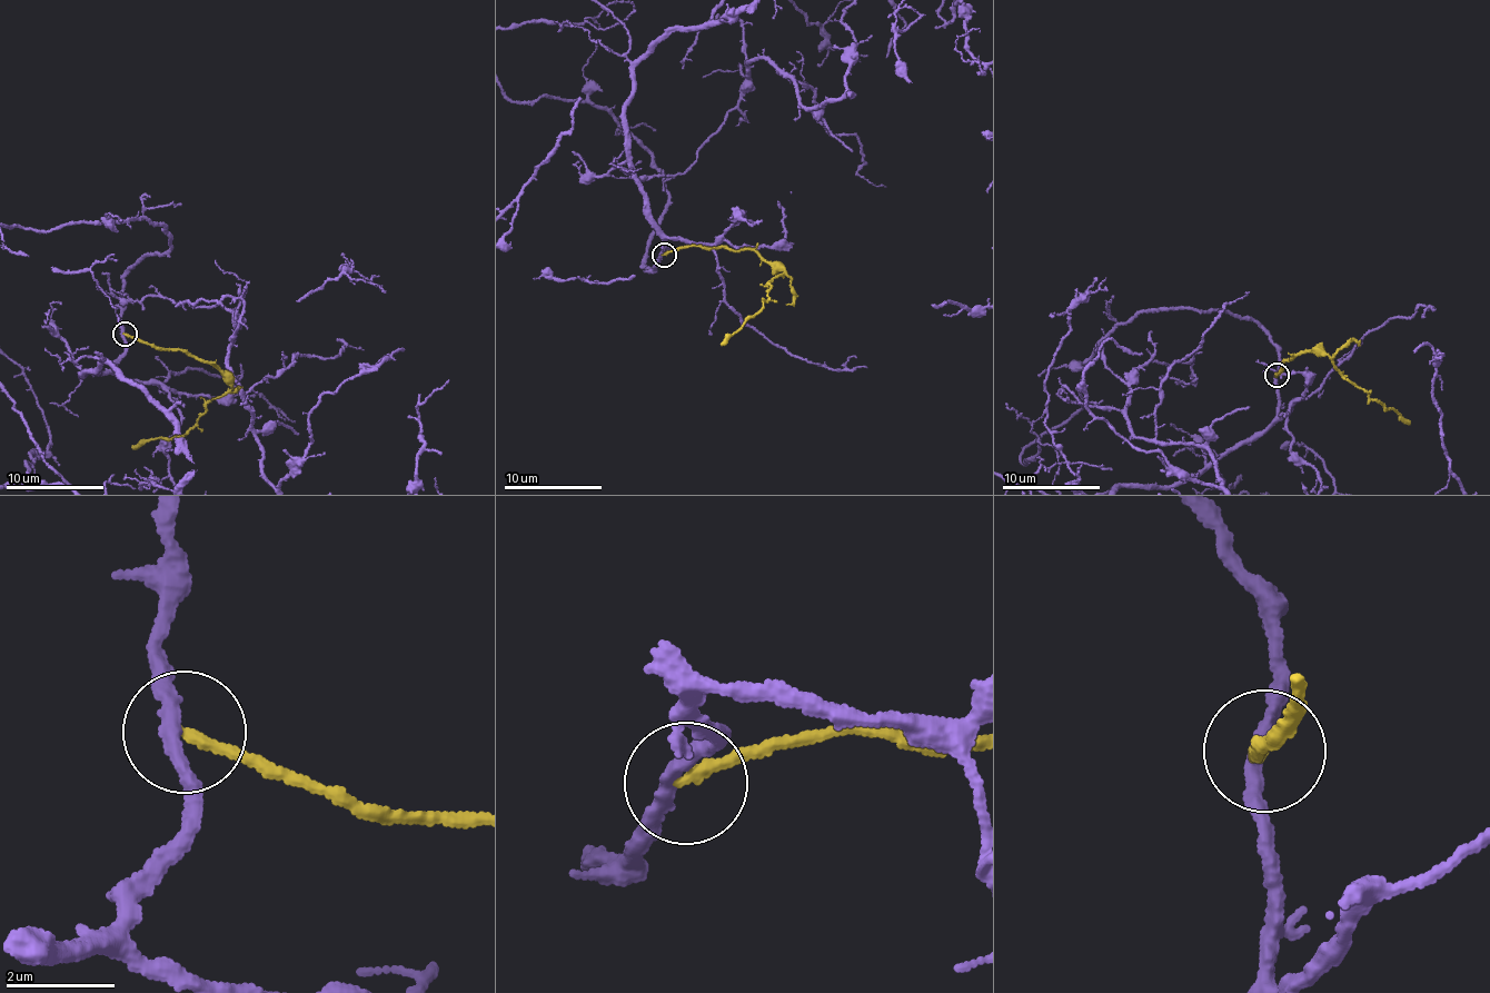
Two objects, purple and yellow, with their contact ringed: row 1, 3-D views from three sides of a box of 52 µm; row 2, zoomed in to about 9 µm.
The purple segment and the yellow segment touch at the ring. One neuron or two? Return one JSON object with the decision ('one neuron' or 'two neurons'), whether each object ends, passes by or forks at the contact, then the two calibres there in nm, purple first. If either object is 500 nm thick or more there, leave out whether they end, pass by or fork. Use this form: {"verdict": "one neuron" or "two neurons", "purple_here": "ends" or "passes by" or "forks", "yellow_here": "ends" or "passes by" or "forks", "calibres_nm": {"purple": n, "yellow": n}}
{"verdict": "two neurons", "purple_here": "passes by", "yellow_here": "ends", "calibres_nm": {"purple": 260, "yellow": 200}}

